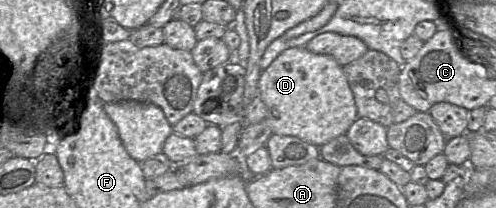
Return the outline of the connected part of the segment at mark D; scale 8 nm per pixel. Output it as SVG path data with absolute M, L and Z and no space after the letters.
M306 47L285 50L262 71L259 96L268 108L265 121L273 134L295 136L317 147L347 134L358 118L343 66L333 57L312 53Z

